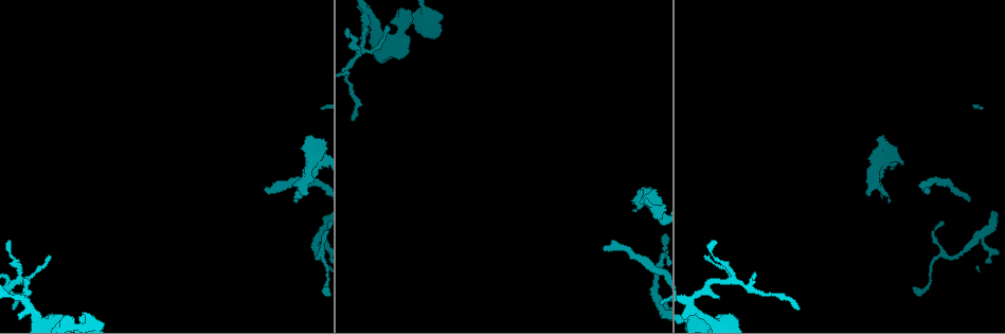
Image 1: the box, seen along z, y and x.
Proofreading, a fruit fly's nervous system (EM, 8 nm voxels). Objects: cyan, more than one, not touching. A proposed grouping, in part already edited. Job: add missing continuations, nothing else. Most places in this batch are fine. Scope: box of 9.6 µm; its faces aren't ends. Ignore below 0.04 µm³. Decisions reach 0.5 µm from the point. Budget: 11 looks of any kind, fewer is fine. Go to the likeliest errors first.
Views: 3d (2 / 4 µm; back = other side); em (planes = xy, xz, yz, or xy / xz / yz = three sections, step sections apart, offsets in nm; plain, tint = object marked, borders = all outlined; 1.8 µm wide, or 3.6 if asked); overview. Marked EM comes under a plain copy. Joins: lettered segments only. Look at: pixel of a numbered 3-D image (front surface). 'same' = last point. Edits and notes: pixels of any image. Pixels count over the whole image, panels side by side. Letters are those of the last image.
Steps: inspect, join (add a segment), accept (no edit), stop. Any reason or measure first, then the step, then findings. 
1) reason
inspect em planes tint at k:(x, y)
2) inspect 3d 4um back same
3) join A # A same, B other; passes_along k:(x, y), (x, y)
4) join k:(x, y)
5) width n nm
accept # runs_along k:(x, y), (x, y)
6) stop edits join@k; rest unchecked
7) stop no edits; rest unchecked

branch stops here
inspect 3d 4um at 1:(648, 205)

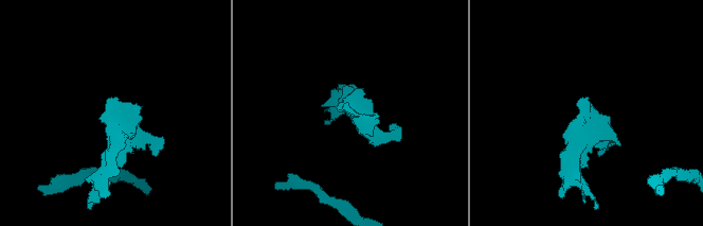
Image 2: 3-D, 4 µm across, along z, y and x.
need the tissue
inspect em planes borders at 2:(353, 113)

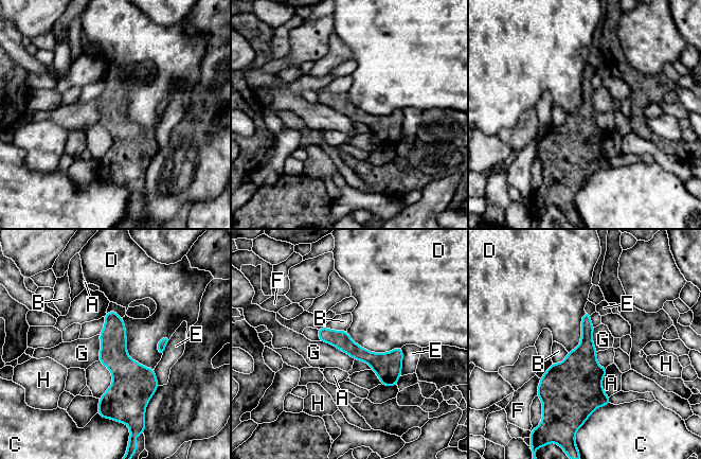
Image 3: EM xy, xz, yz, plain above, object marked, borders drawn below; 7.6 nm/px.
width 140 nm
accept # A other, B other, C other, D other, E other, F other, G other, H other; runs_along 3:(320, 331), (372, 358), (395, 382); none of them fits

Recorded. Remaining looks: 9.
abrupt turn
inspect 3d 2um at 1:(26, 302)

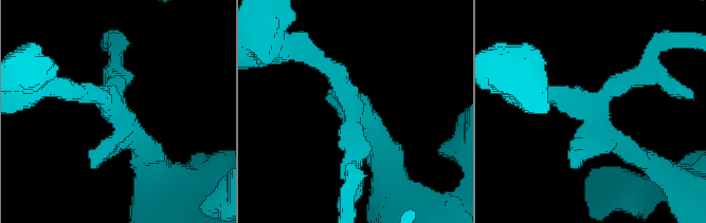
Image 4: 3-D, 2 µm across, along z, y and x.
now the EM
inspect em planes borders at 4:(117, 111)

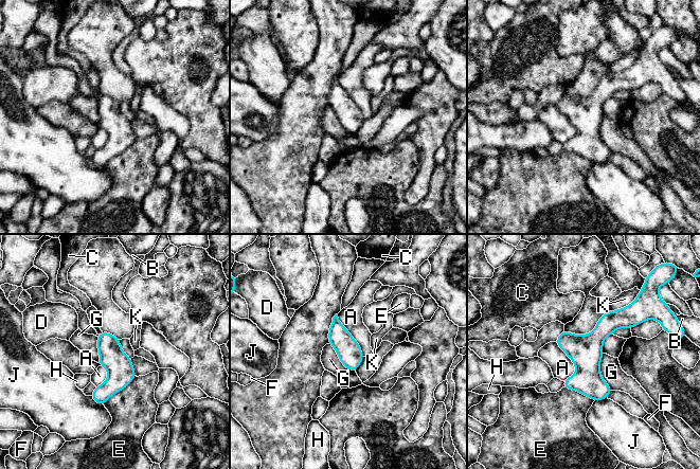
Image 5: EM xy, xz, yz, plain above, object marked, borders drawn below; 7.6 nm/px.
width 180 nm
accept # A other, B other, C other, D other, E other, F other, G other, H other, J other, K other; border 5:(603, 354), (599, 374), (612, 390); none of them fits

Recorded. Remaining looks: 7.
branch stops here
inspect em planes borders at 1:(798, 310)

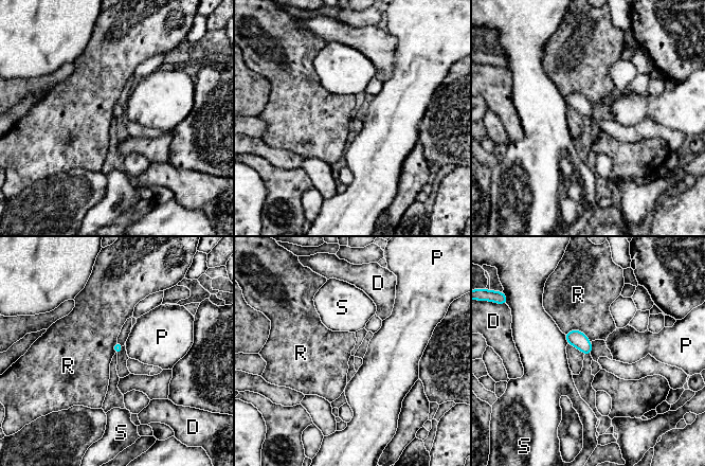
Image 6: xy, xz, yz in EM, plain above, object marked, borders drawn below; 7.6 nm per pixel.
accept # D other, P other, R other, S other; no lettered segment goes on from it

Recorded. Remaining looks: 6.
stop no edits; rest unchecked

